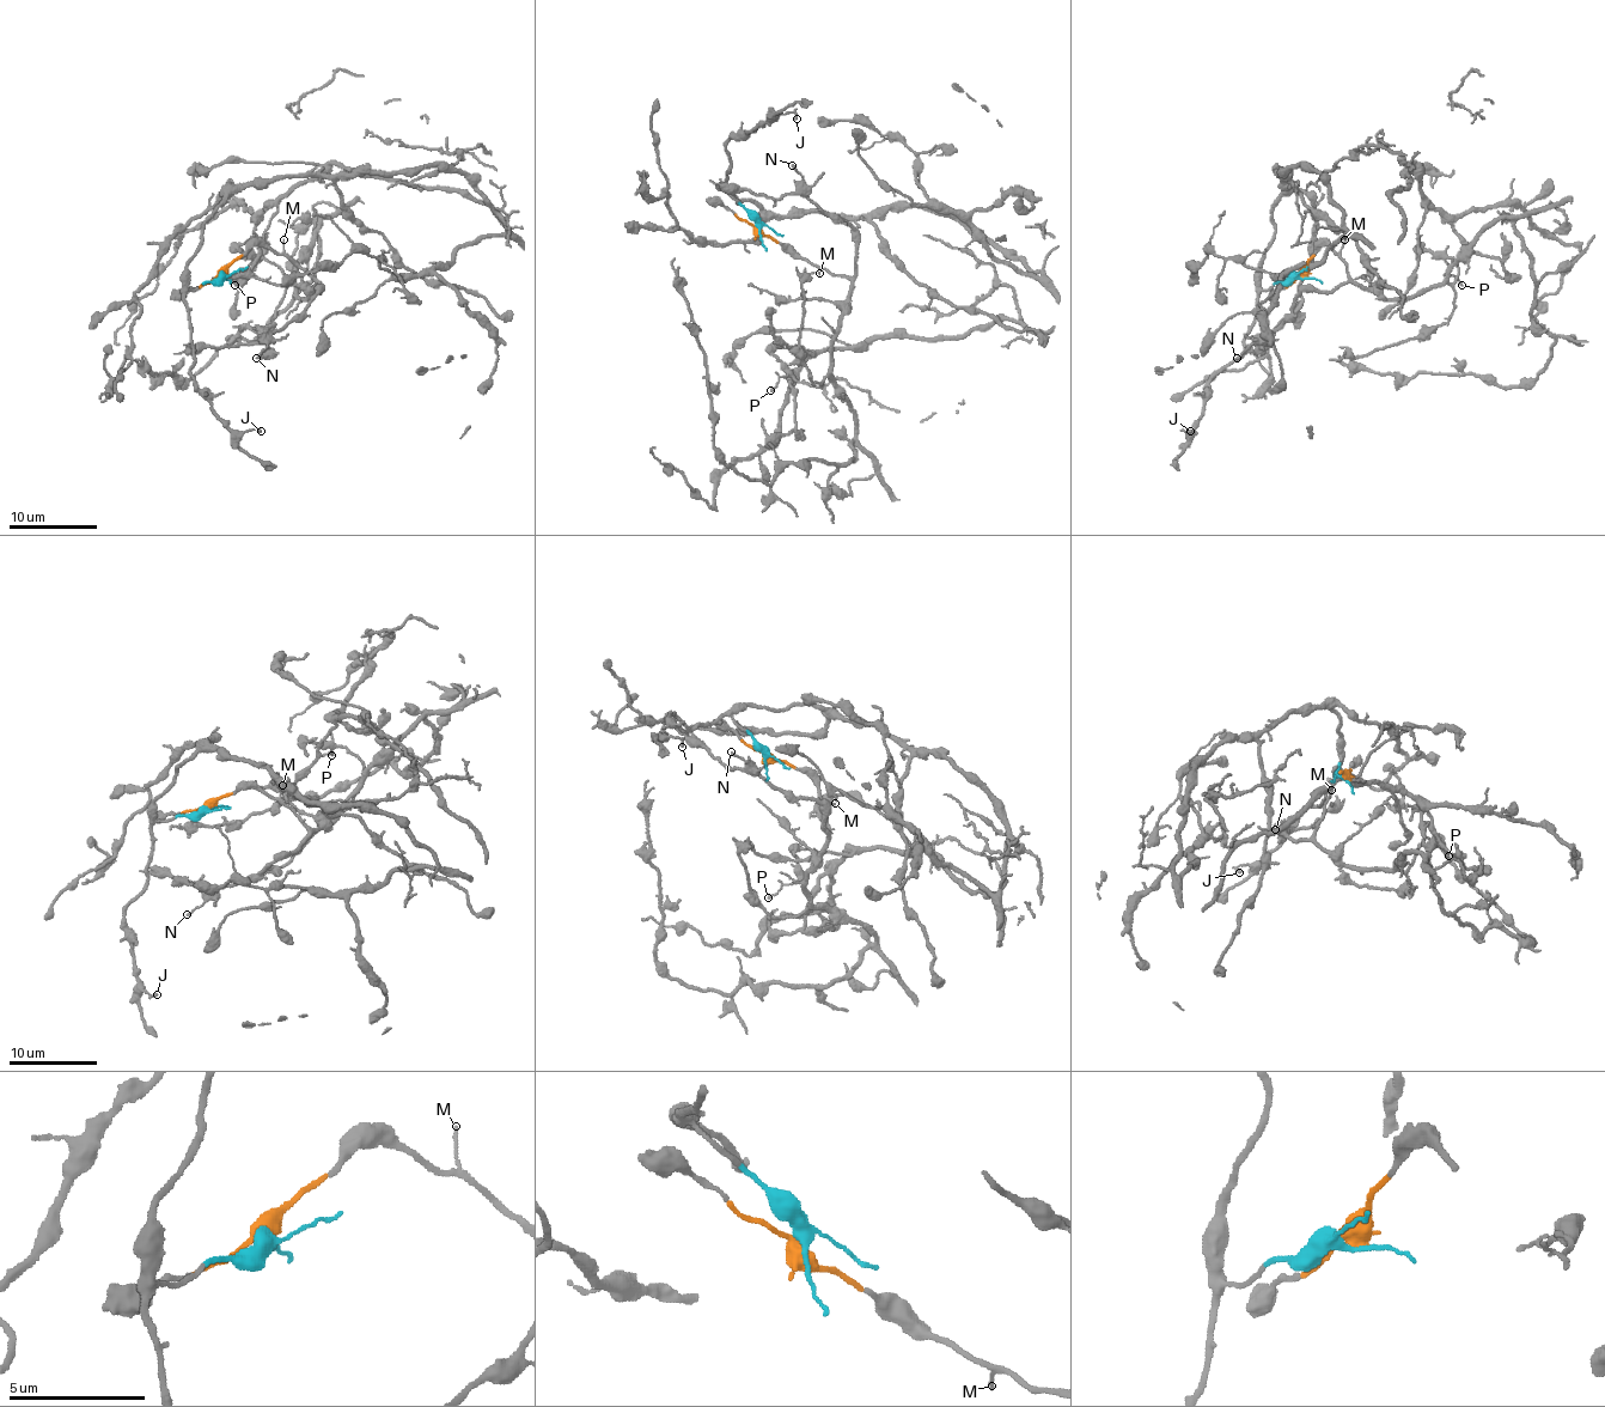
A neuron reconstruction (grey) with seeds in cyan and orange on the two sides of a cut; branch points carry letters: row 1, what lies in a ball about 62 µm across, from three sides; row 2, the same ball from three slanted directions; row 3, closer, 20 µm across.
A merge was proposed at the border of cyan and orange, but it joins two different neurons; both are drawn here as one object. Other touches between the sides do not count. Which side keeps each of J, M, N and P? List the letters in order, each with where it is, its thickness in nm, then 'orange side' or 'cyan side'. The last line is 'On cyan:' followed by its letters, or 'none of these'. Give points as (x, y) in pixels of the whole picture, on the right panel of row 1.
J: place (1190, 431); calibre 150 nm; cyan side
M: place (1344, 239); calibre 90 nm; orange side
N: place (1237, 358); calibre 130 nm; orange side
P: place (1462, 285); calibre 130 nm; orange side
On cyan: J

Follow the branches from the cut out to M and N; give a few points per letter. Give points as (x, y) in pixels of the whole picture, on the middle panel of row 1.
M: (760, 225), (763, 235), (788, 251), (817, 265), (818, 274)
N: (760, 225), (763, 235), (788, 251), (834, 274), (854, 274), (856, 232), (807, 198), (805, 184), (792, 164)

